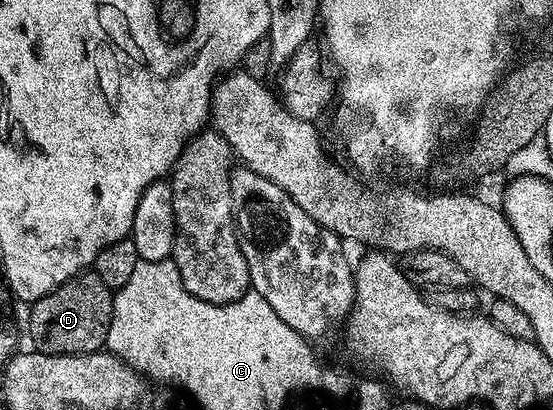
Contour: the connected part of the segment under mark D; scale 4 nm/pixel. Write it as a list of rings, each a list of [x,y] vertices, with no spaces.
[[[84,272],[61,284],[49,296],[30,303],[31,338],[40,354],[94,354],[107,345],[113,292],[94,272]]]

